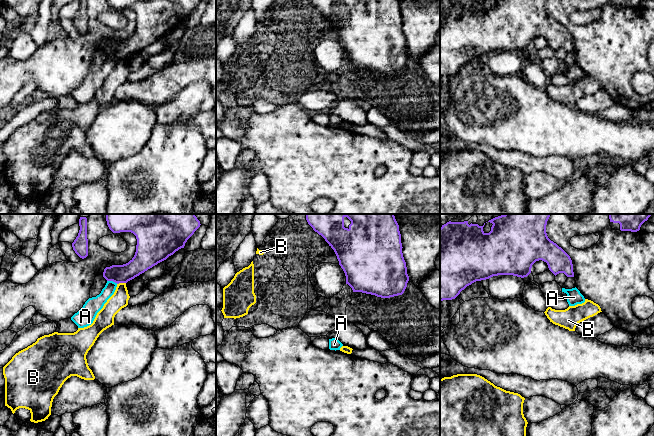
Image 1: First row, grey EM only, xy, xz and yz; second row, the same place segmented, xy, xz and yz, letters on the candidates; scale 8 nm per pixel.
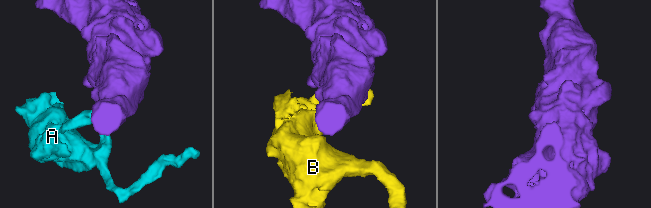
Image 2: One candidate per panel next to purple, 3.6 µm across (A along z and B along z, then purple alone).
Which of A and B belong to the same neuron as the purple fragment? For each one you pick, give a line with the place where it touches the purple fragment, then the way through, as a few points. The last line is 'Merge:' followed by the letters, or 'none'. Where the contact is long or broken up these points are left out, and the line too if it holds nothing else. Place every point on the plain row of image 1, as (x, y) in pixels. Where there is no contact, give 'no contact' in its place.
Merge: none

